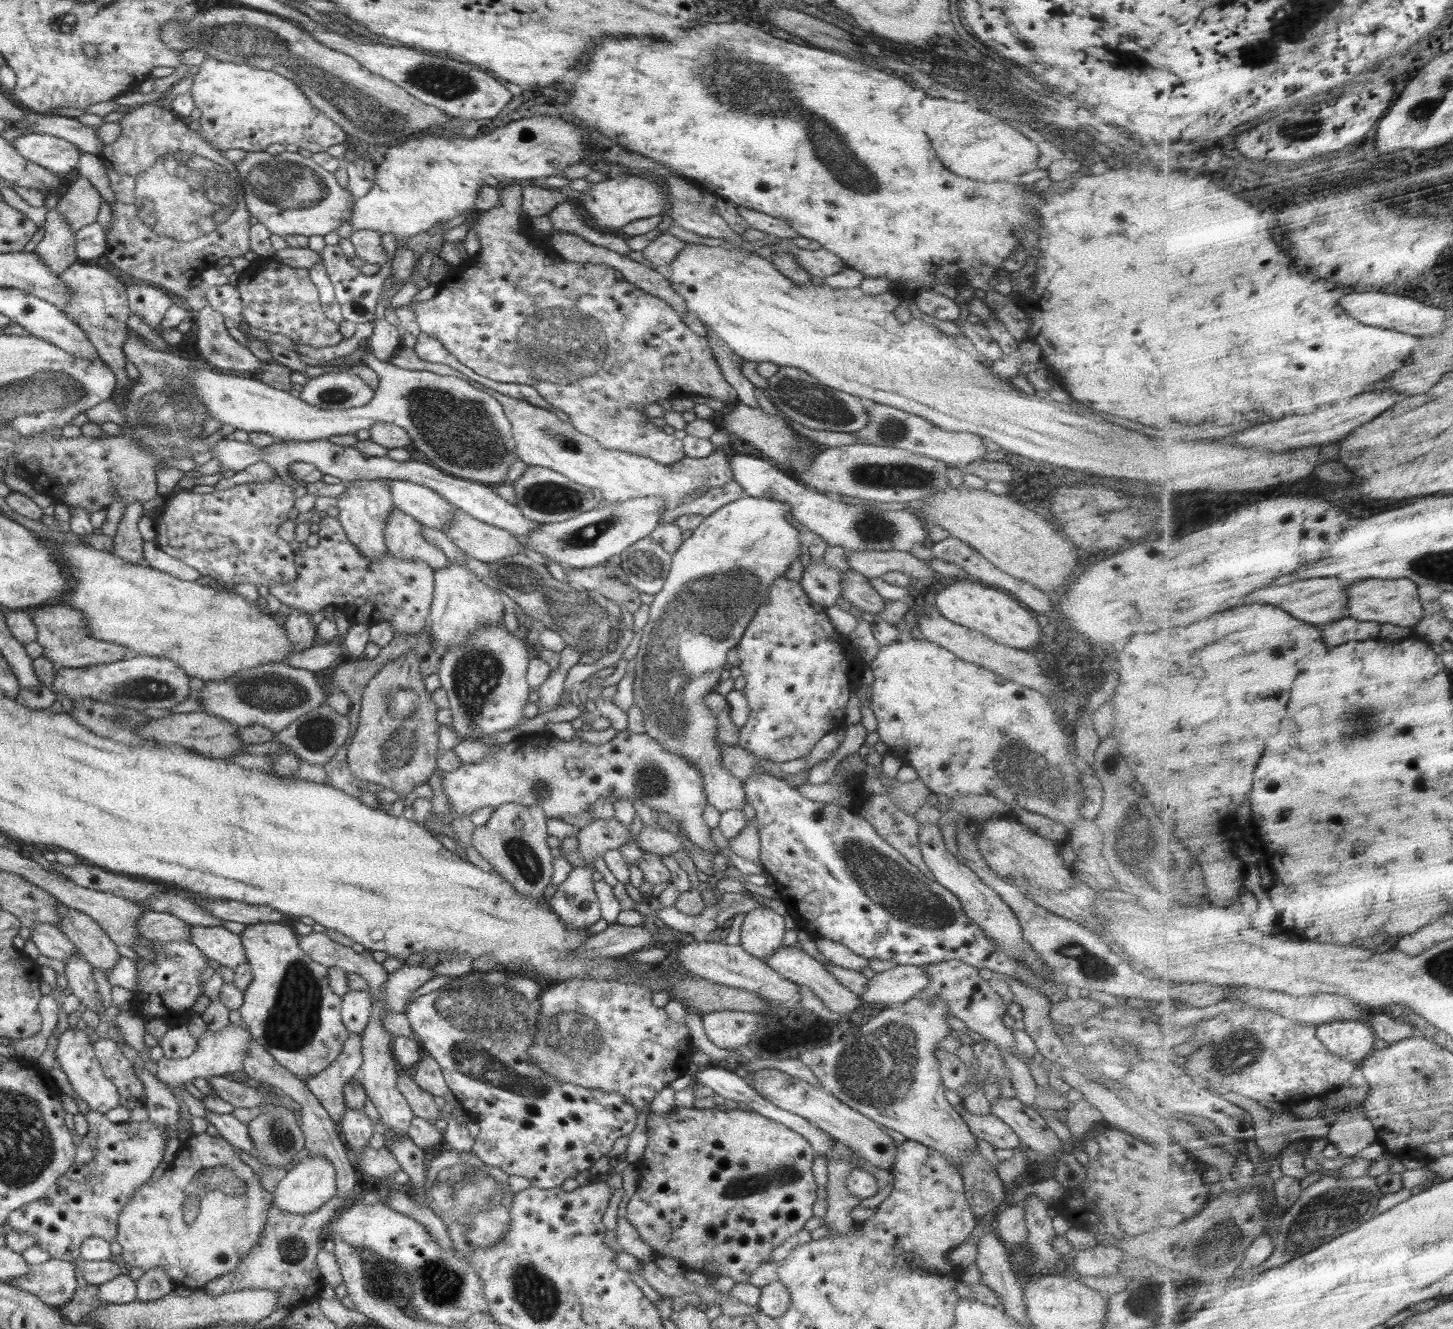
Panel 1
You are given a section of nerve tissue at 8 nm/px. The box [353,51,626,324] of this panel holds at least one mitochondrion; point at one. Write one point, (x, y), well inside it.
(446, 83)

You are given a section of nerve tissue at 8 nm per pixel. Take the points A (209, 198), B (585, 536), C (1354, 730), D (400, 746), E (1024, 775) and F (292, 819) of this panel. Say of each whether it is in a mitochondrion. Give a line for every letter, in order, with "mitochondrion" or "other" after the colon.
A: mitochondrion
B: mitochondrion
C: mitochondrion
D: mitochondrion
E: mitochondrion
F: other

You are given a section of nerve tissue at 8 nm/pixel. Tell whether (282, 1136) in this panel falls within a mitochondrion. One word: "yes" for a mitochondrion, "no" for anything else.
yes

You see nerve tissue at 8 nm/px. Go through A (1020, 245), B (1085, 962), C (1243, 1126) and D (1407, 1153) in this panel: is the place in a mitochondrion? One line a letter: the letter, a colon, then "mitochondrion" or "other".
A: other
B: mitochondrion
C: other
D: other

